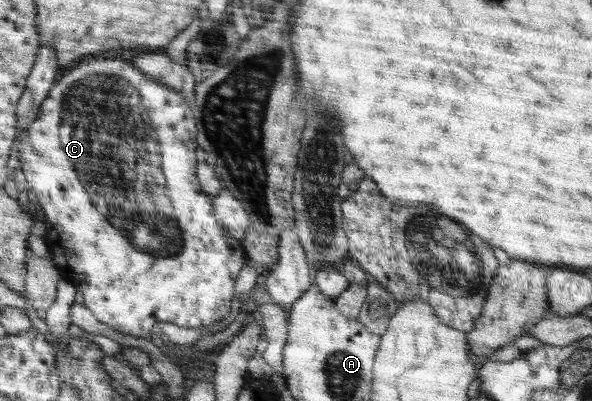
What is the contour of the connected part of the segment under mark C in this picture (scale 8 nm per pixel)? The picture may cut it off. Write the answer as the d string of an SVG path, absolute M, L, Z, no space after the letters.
M82 60L66 76L62 76L50 94L41 102L36 122L30 130L16 135L16 155L19 166L26 178L27 186L34 191L38 205L46 216L46 234L50 259L57 267L62 279L73 284L84 295L84 305L92 314L110 328L137 337L149 337L156 329L157 322L171 322L184 328L206 328L209 324L220 322L230 312L234 298L234 282L244 264L243 244L240 244L219 224L214 211L214 198L200 188L196 178L196 125L192 120L192 110L187 98L167 85L151 80L146 74L136 70L132 64L122 60Z

